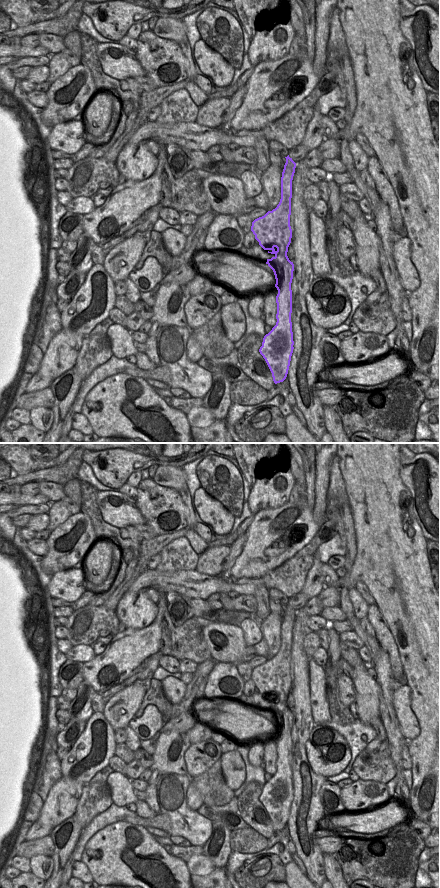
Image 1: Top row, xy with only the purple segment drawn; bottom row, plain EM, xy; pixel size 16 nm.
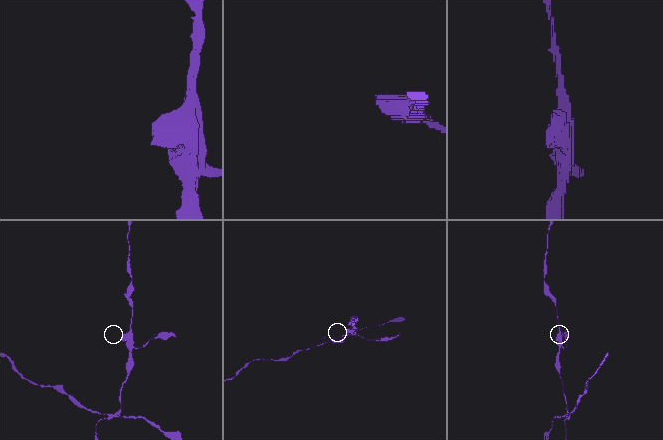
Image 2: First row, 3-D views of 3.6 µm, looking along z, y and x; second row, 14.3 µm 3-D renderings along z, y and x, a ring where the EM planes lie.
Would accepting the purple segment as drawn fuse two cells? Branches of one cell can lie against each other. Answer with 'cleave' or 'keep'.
cleave

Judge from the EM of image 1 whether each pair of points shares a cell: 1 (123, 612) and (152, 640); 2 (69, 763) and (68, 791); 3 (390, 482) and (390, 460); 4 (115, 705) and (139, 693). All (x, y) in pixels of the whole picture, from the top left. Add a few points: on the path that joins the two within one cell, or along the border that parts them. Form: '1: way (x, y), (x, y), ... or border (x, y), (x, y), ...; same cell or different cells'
1: border (153, 620), (147, 626), (141, 628), (126, 628); different cells
2: border (62, 776), (73, 778), (83, 785); different cells
3: way (390, 477), (390, 465); same cell
4: way (121, 705), (133, 695); same cell

